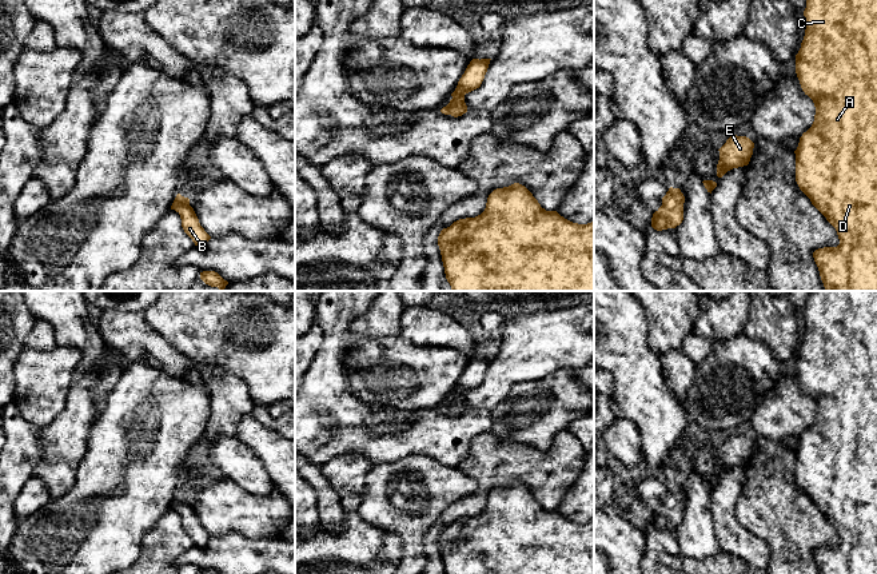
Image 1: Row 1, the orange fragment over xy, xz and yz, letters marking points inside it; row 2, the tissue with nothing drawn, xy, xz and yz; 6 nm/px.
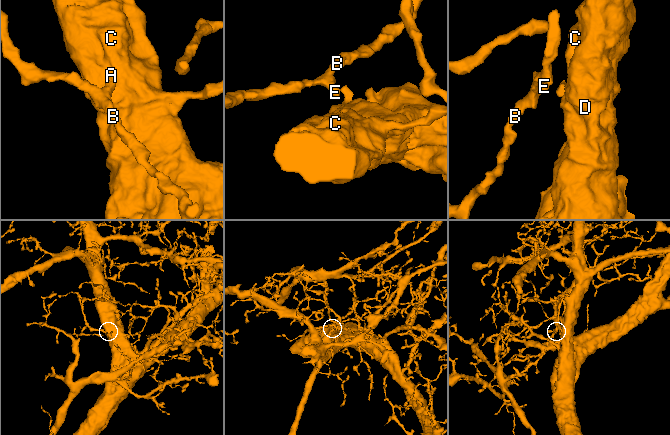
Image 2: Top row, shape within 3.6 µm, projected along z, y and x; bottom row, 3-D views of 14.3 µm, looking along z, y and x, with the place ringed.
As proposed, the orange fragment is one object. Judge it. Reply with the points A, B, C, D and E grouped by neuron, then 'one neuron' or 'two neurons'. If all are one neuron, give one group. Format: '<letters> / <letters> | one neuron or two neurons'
A B C D E | one neuron

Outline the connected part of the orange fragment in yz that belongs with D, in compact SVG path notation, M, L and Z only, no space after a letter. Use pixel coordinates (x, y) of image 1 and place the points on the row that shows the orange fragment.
M806 0L805 36L796 55L796 73L801 88L816 107L812 127L802 133L796 154L796 182L812 204L836 228L840 244L813 252L825 291L877 291L877 0Z

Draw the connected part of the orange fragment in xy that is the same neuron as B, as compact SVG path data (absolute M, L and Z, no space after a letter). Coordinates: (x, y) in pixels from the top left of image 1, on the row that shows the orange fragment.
M178 194L171 210L175 210L180 215L182 227L184 232L192 239L195 246L203 247L211 239L211 236L200 226L194 208L190 206L188 198Z

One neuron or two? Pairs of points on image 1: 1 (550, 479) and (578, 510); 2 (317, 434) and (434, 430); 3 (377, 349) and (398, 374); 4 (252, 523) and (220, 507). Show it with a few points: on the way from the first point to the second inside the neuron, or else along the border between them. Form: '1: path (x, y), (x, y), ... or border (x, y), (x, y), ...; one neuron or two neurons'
1: border (579, 469), (575, 479), (563, 493), (555, 509); two neurons
2: path (346, 442), (405, 442); one neuron
3: path (379, 355), (391, 367); one neuron
4: path (244, 515), (228, 507); one neuron

